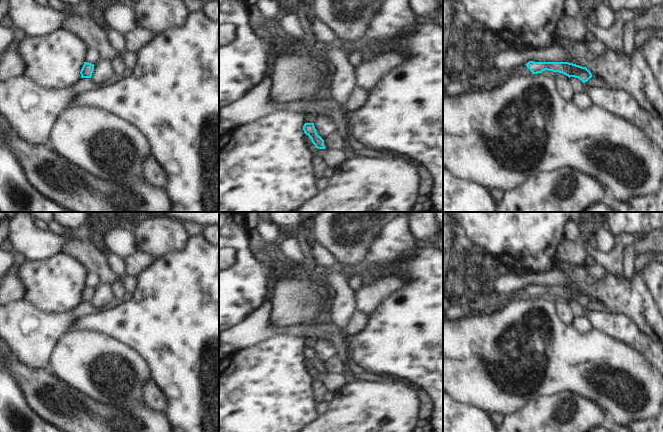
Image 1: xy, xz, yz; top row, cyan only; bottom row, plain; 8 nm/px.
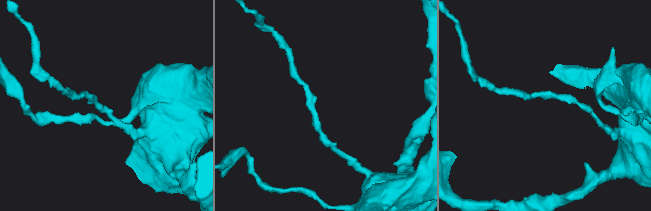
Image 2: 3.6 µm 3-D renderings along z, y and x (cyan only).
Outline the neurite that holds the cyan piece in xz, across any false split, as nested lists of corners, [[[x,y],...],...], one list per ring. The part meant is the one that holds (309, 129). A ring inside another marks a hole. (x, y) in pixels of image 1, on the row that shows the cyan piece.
[[[305,123],[303,126],[304,133],[309,136],[312,143],[318,149],[325,149],[324,140],[317,134],[314,123]]]

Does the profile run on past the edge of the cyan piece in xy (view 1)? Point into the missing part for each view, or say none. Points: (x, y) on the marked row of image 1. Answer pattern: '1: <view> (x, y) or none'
1: none

